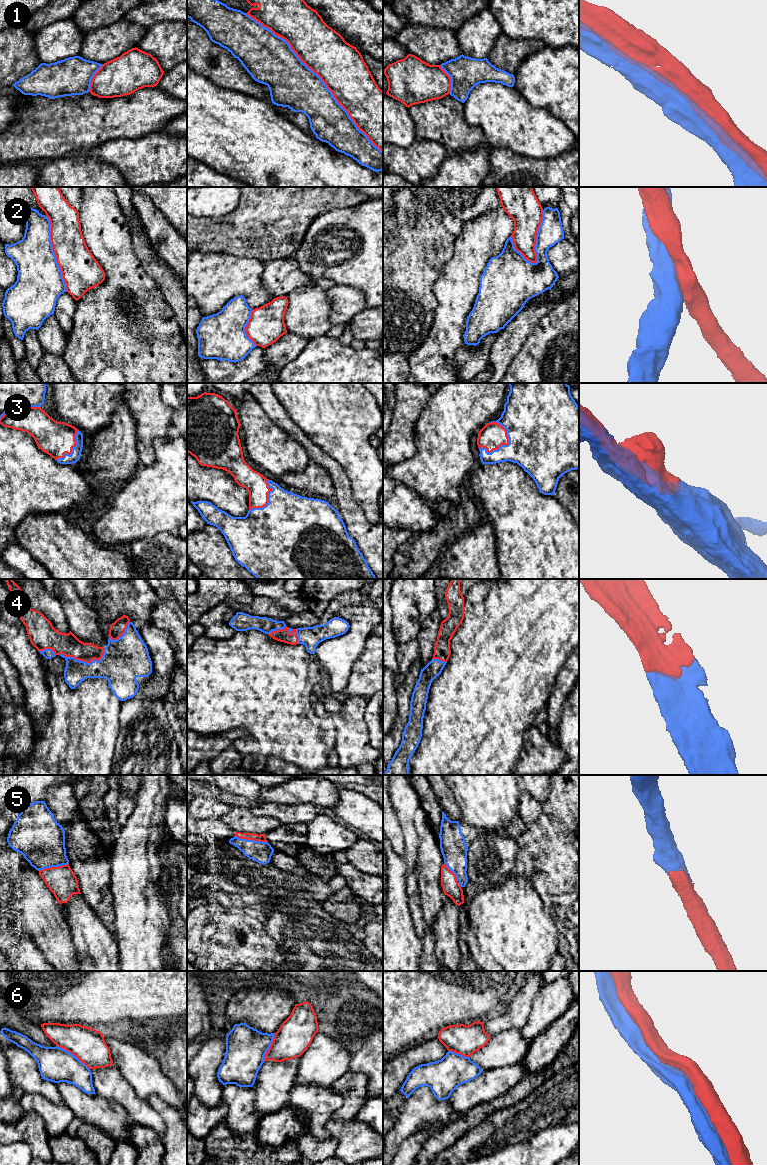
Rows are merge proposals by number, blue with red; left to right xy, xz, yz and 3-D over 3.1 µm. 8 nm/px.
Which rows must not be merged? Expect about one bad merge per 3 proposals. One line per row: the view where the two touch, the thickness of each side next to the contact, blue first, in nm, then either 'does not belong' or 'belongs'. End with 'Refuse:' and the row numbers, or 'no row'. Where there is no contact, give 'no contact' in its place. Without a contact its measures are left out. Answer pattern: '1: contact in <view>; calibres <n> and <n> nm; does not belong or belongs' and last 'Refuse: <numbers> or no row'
1: contact in xz; calibres 380 and 380 nm; does not belong
2: contact in yz; calibres 200 and 260 nm; does not belong
3: contact in yz; calibres 360 and 200 nm; belongs
4: contact in xy; calibres 260 and 180 nm; belongs
5: contact in xz; calibres 170 and 60 nm; belongs
6: contact in xy; calibres 280 and 280 nm; does not belong
Refuse: 1, 2, 6

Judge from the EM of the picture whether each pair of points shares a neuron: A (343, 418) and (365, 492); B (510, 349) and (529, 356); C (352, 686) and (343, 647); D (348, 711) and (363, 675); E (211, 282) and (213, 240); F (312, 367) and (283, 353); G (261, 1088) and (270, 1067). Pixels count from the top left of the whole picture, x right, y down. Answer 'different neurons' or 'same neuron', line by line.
A: same neuron
B: different neurons
C: different neurons
D: different neurons
E: different neurons
F: different neurons
G: same neuron

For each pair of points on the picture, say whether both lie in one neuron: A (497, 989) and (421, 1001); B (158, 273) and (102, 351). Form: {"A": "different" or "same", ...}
{"A": "same", "B": "different"}

